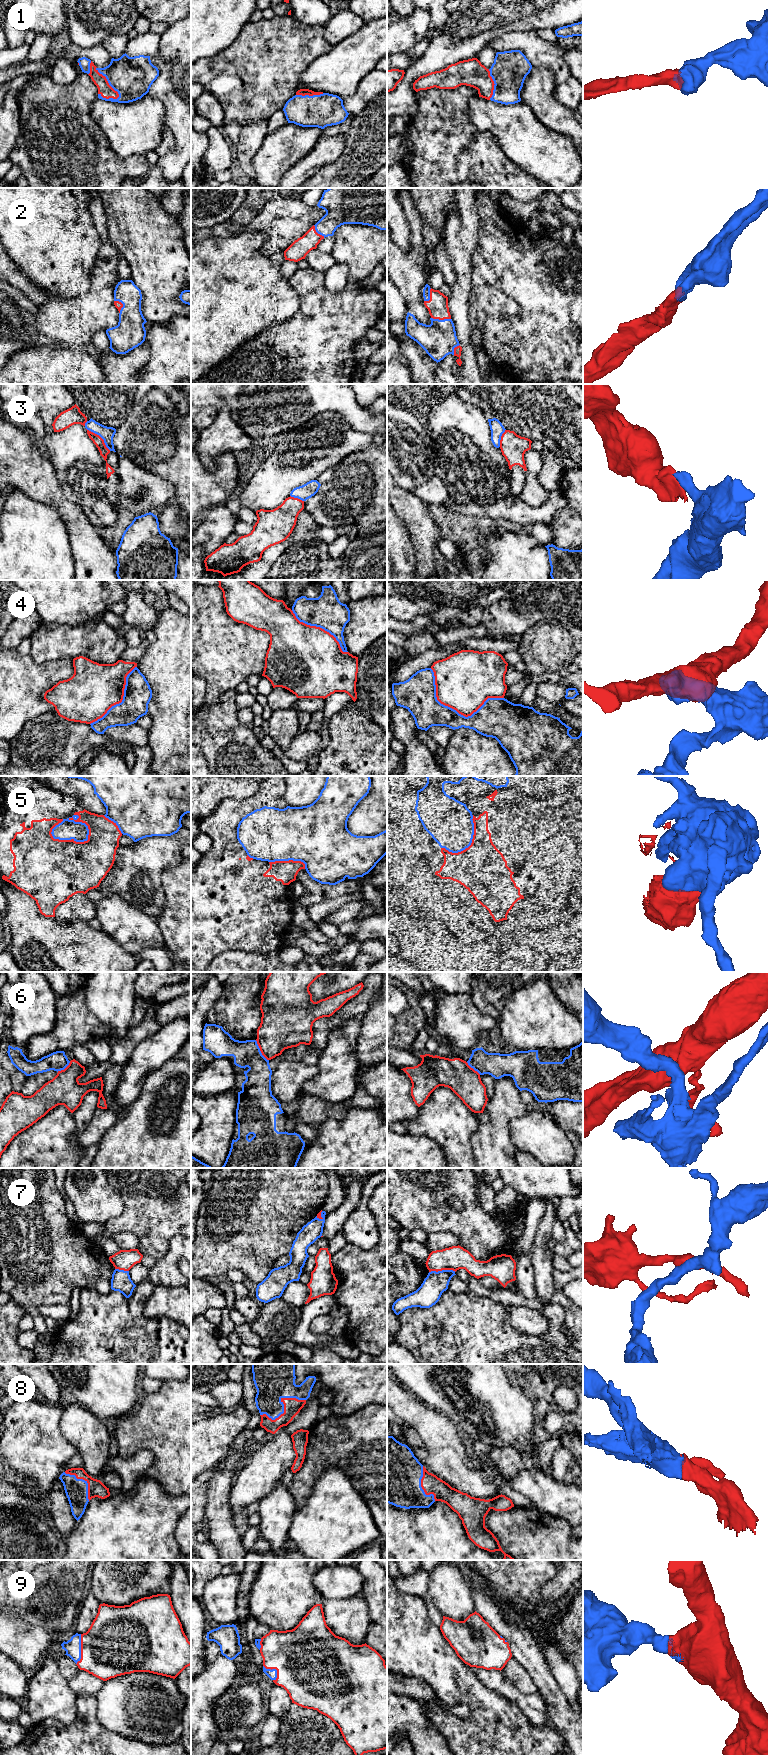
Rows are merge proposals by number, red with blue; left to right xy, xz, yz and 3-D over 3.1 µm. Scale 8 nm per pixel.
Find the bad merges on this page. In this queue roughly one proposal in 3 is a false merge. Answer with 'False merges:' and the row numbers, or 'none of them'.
False merges: 3, 4, 5, 6, 7

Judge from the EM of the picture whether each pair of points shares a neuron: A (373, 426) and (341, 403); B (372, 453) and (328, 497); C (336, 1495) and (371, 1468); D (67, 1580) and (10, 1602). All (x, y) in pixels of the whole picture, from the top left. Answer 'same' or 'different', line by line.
A: same
B: same
C: different
D: same

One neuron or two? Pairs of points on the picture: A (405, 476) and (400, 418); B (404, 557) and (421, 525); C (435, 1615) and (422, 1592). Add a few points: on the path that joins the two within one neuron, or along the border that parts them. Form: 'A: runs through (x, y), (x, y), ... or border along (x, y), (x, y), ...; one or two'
A: runs through (405, 462), (404, 453), (400, 447), (400, 432); one
B: border along (402, 522), (414, 550), (416, 567); two
C: runs through (432, 1609), (426, 1598); one

